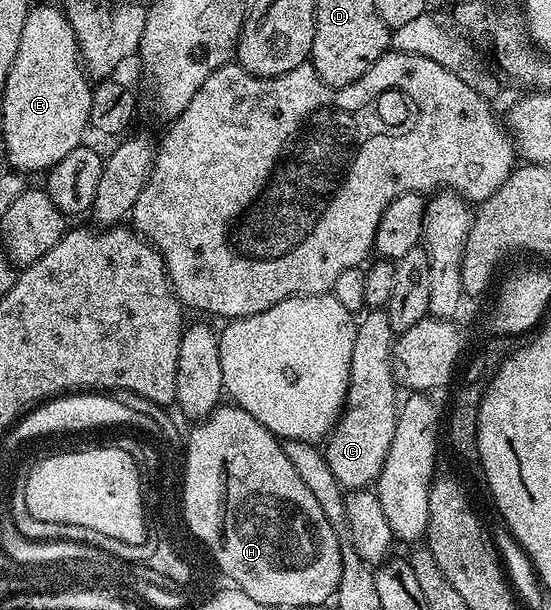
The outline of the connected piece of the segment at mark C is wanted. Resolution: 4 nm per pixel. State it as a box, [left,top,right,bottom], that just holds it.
[325,309,401,489]

